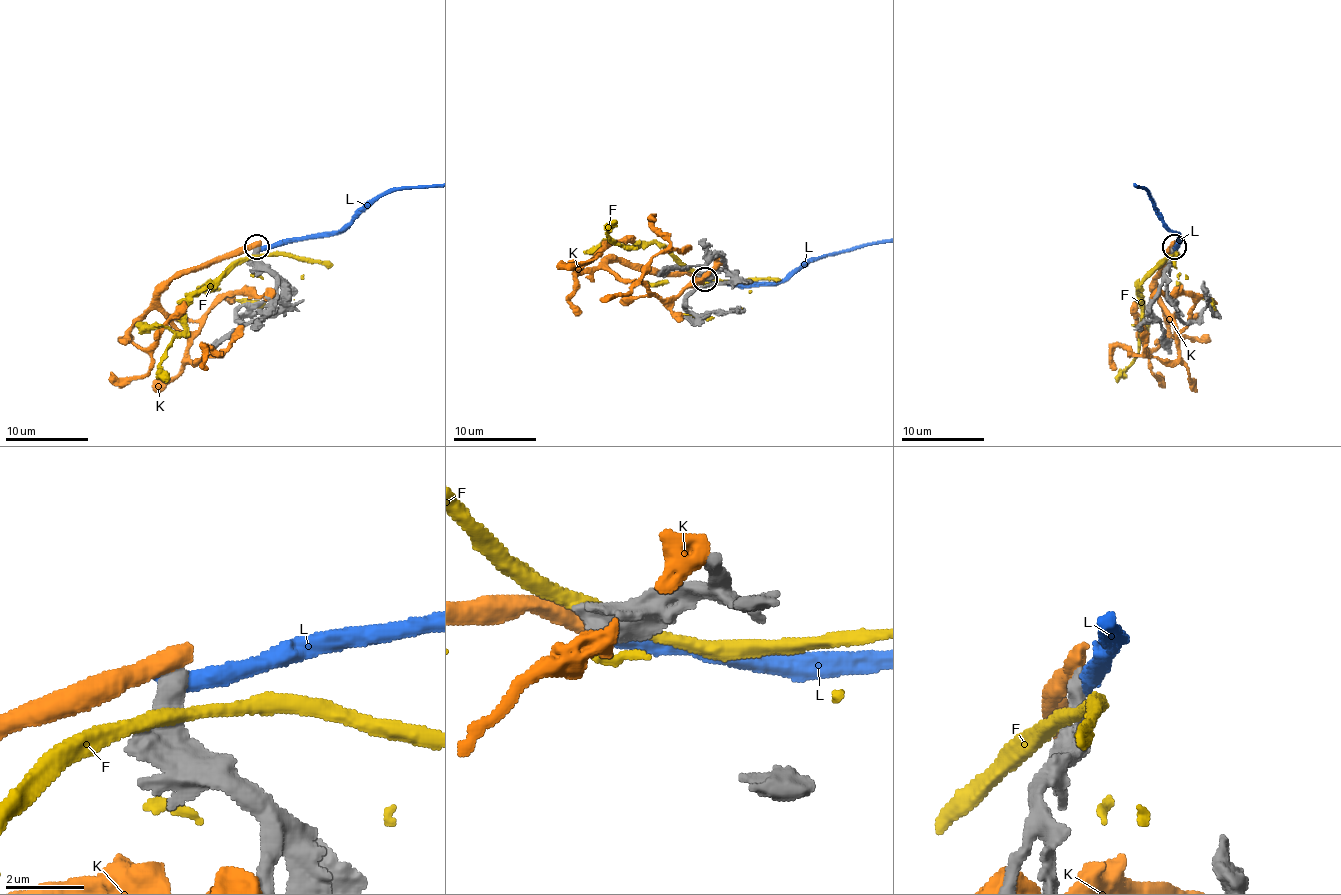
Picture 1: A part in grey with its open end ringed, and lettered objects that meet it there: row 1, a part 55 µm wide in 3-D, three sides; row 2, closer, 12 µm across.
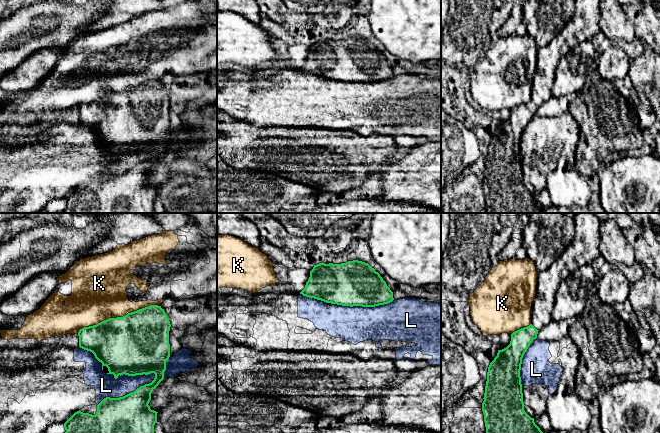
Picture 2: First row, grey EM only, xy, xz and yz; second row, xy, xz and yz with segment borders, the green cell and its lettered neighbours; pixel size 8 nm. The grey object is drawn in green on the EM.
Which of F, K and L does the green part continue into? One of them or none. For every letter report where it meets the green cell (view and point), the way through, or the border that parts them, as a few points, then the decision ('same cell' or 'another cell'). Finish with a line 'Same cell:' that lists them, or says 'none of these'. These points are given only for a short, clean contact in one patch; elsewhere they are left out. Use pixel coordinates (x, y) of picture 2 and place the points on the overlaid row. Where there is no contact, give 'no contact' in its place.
F: no contact; another cell
K: meets green in xy at (117, 317); another cell
L: meets green in xy at (127, 394); another cell
Same cell: none of these

